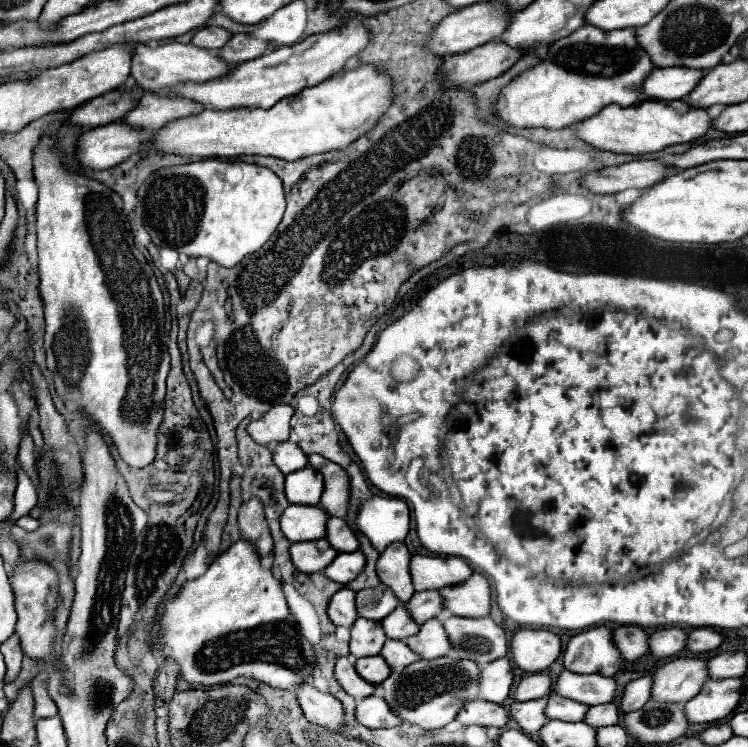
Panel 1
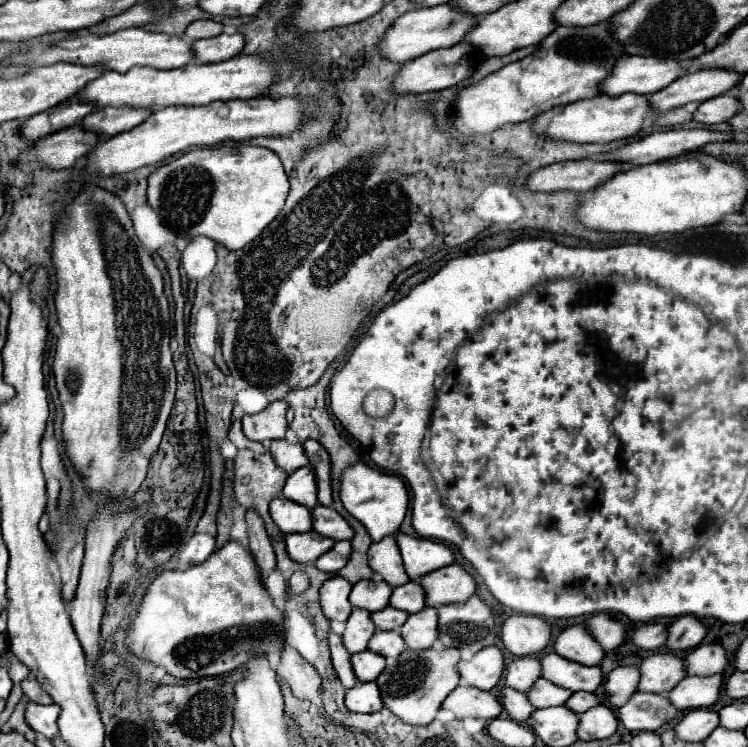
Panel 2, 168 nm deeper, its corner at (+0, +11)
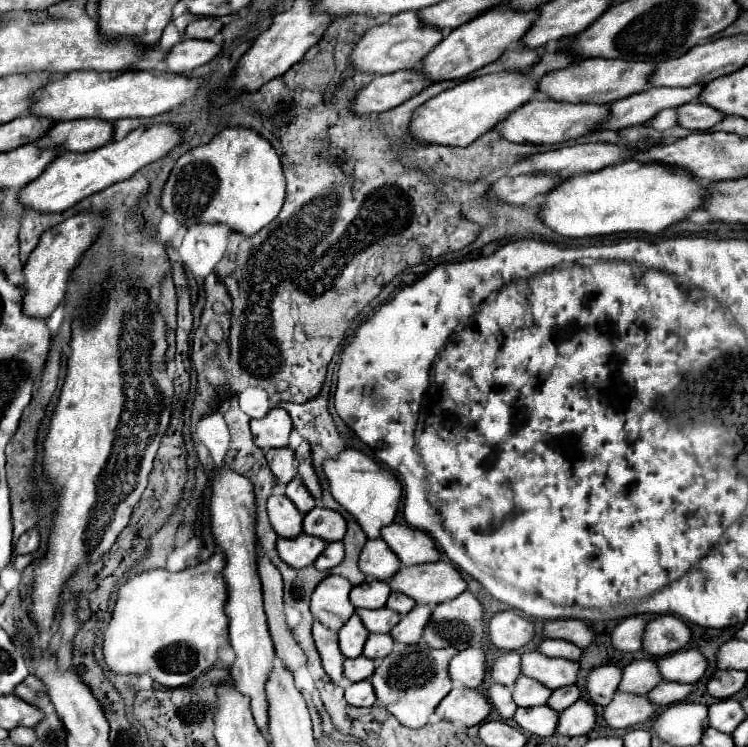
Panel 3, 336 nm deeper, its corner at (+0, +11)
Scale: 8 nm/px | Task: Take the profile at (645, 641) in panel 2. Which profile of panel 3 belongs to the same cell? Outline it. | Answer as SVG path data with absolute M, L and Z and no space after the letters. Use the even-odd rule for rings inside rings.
M641 617L623 619L611 631L611 645L617 651L623 651L623 653L639 651L641 649L641 639L643 639L643 625L645 625L645 619L641 619Z

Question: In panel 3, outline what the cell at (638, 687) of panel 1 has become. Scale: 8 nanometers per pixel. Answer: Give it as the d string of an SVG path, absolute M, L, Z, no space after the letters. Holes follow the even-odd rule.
M603 665L595 667L587 675L587 691L595 705L607 705L611 701L611 695L617 693L621 669L615 665Z

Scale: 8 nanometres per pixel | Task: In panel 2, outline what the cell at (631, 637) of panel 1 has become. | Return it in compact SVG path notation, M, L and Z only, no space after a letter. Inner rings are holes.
M597 613L593 617L589 617L585 621L585 625L589 627L591 635L601 643L601 647L605 651L613 651L615 647L619 647L625 637L627 637L627 627L625 623L613 619L611 615L605 615L605 613Z

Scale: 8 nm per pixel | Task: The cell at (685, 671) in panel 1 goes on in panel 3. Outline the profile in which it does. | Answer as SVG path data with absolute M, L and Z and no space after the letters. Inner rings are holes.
M641 659L641 661L629 663L623 669L623 677L621 677L617 691L647 695L649 689L653 689L657 683L661 683L661 677L659 677L659 671L655 669L655 661L653 659Z

